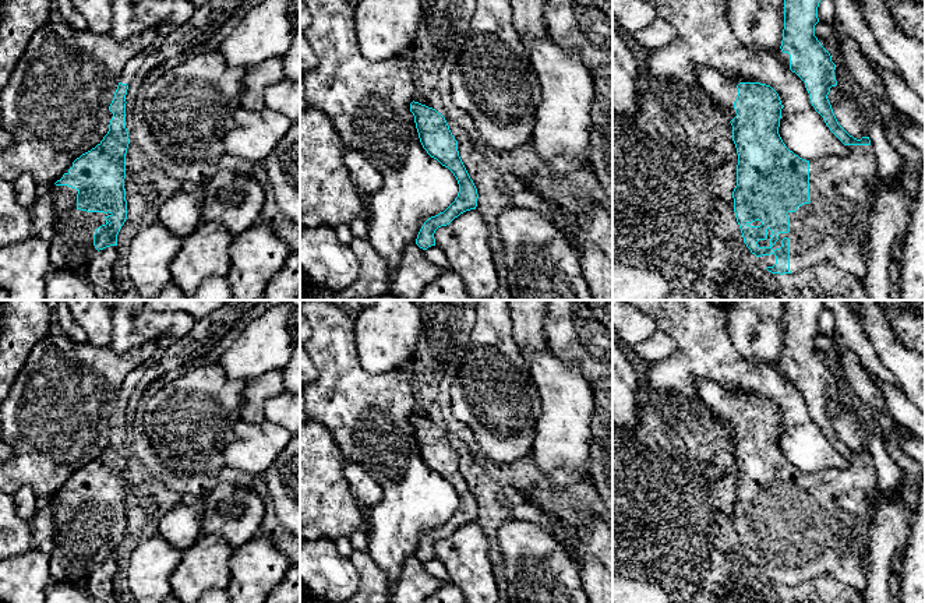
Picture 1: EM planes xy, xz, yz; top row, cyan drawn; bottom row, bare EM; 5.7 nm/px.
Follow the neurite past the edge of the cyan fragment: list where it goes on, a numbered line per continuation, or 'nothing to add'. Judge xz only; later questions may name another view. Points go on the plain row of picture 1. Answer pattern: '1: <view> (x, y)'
nothing to add

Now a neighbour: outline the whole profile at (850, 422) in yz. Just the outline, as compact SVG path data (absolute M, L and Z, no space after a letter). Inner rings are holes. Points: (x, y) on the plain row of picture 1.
M834 382L834 389L837 398L830 401L827 412L838 437L857 452L868 449L866 413L859 406L854 406L851 401L841 394L837 382Z

